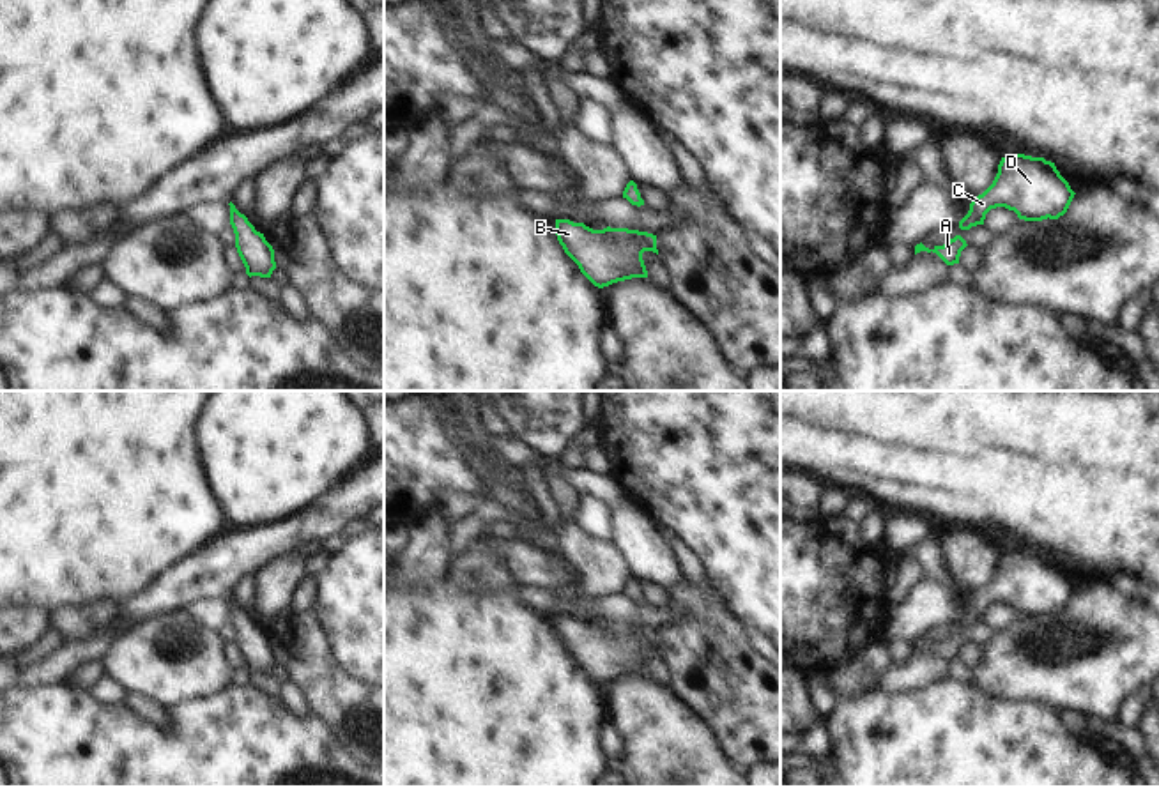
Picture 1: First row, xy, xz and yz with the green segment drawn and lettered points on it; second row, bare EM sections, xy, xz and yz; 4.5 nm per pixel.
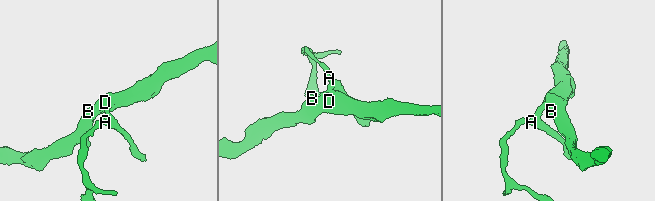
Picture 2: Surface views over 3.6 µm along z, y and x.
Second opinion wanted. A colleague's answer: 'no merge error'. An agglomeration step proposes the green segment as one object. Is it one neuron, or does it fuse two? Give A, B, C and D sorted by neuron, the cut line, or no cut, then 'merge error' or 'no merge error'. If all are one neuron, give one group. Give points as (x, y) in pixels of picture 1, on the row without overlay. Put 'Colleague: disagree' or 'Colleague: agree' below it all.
groups A B C D; cut none; no merge error
Colleague: agree

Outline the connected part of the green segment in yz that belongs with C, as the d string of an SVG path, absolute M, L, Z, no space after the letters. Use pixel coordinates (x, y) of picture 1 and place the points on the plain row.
M1009 550L1002 554L993 580L970 600L959 624L984 621L986 610L996 603L1014 607L1025 617L1058 615L1067 608L1074 591L1055 559Z

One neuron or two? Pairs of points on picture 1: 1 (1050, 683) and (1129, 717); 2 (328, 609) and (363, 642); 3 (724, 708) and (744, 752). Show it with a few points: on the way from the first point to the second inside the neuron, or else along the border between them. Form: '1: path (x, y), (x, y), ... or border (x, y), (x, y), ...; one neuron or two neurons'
1: border (1138, 694), (1124, 701), (1117, 718); two neurons
2: path (337, 616), (354, 634); one neuron
3: path (735, 718), (744, 727), (744, 741); one neuron

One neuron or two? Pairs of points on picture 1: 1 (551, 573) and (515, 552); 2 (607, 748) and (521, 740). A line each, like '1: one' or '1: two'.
1: one
2: two

